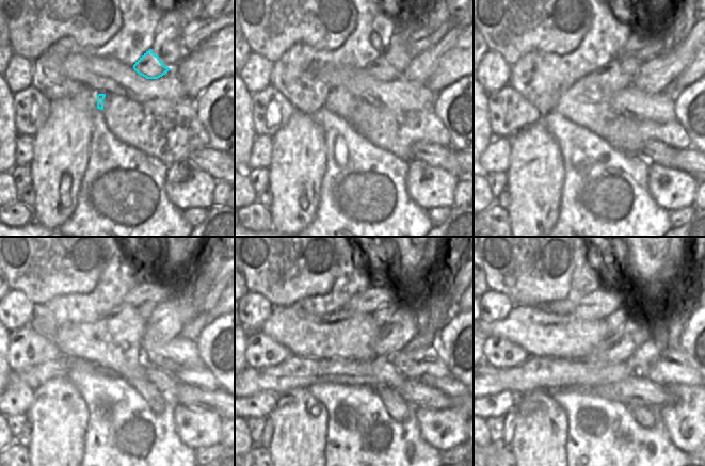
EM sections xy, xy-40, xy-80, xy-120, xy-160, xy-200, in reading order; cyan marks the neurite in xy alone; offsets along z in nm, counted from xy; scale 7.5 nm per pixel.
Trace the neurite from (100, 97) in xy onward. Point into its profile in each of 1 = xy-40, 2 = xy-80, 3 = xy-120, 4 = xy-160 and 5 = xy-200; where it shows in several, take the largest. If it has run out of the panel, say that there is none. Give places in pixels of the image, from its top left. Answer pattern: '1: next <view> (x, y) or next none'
1: next xy-40 (339, 100)
2: next xy-80 (588, 102)
3: next xy-120 (113, 342)
4: next xy-160 (305, 335)
5: next xy-200 (541, 333)

